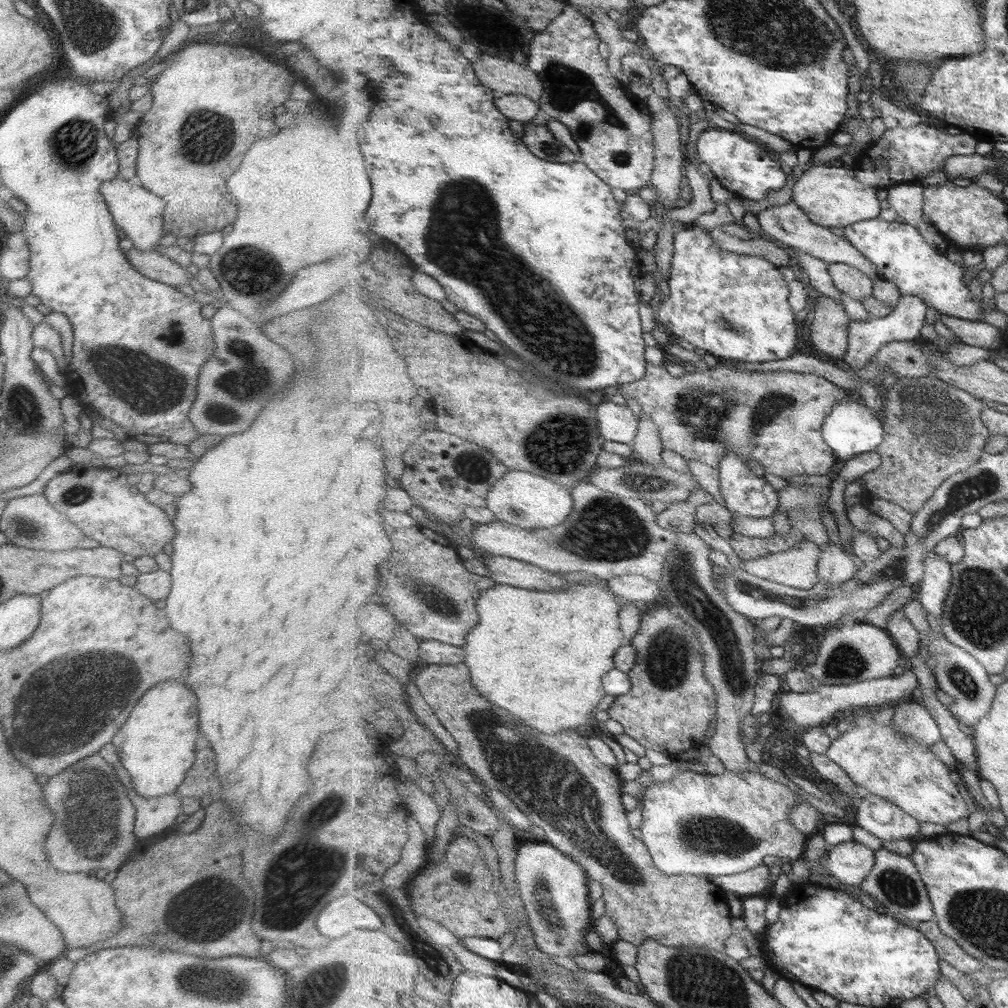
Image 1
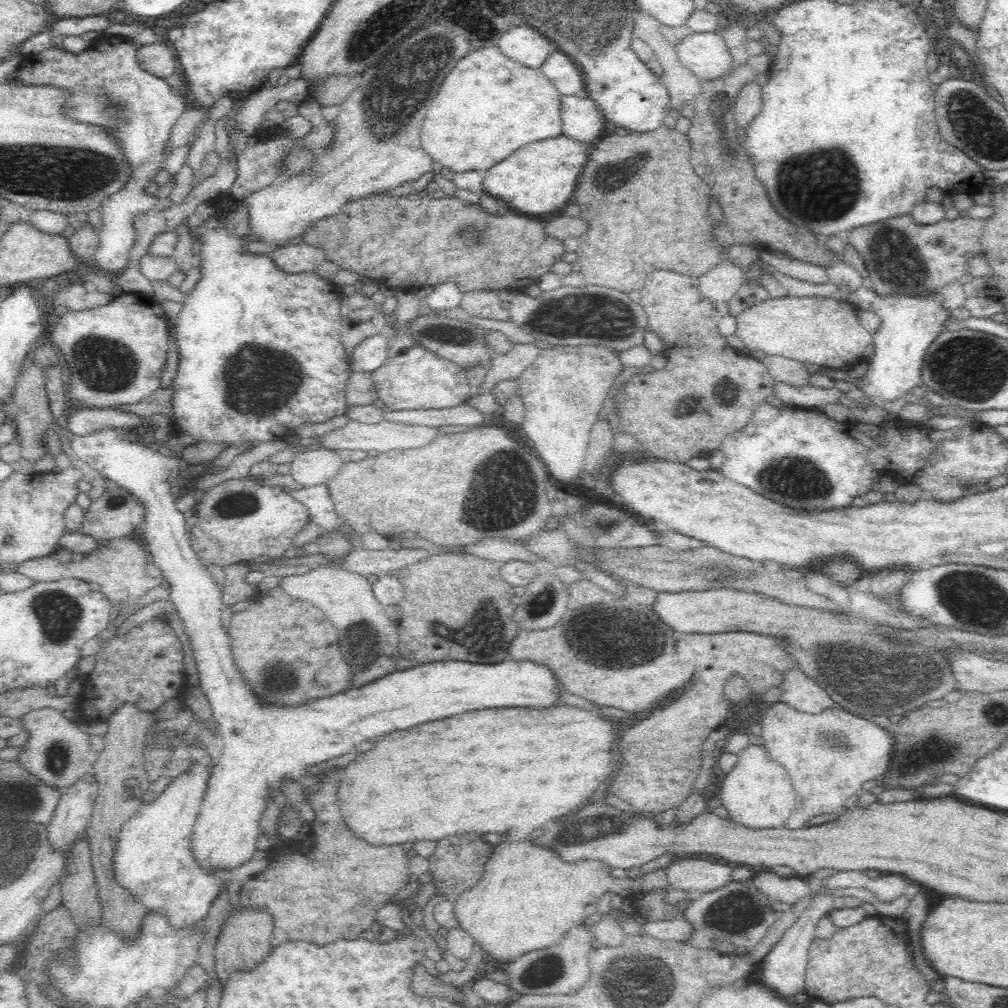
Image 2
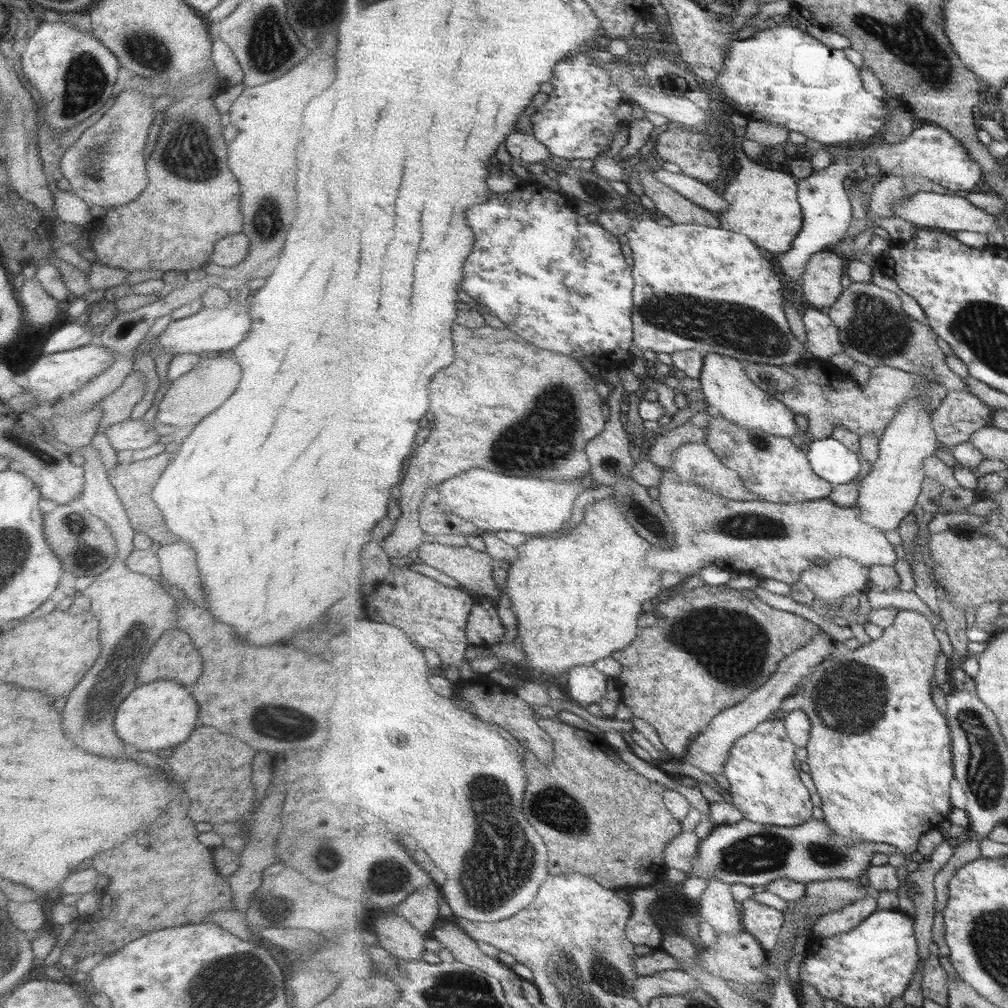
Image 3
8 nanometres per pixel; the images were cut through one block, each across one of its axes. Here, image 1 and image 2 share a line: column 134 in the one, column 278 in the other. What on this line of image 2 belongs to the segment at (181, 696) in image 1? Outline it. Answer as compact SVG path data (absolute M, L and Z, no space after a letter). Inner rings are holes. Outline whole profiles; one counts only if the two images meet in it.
M102 428L90 436L82 436L82 440L70 441L70 447L75 456L88 464L92 469L106 476L109 484L116 484L132 493L134 499L144 505L145 517L140 528L140 536L146 543L151 555L151 562L162 571L162 578L170 584L169 600L173 602L176 618L184 624L190 646L198 670L199 685L207 696L215 722L220 726L220 734L224 738L223 750L216 756L215 763L210 768L207 789L200 803L197 821L193 826L191 840L192 852L196 862L206 870L214 872L214 878L220 871L227 874L233 868L246 863L256 852L256 840L259 836L260 818L266 810L266 802L272 799L270 794L279 790L282 780L301 780L308 774L308 766L318 764L342 756L356 748L356 744L366 742L374 736L382 736L394 730L406 730L410 726L432 722L438 718L448 718L454 714L462 714L468 710L484 710L498 706L526 706L526 708L548 708L558 700L558 692L562 690L556 682L555 674L547 666L530 661L517 661L506 657L498 664L472 664L461 660L446 660L420 664L400 672L392 672L366 684L364 688L346 690L336 696L328 696L322 700L312 700L308 704L300 704L292 708L278 708L258 702L252 690L248 690L242 674L236 670L230 637L220 618L224 607L223 591L220 591L216 581L212 579L206 566L200 562L190 544L183 512L176 509L176 500L171 494L169 478L176 474L179 458L163 456L153 445L145 444L143 438L138 442L131 437L129 430L118 428Z

